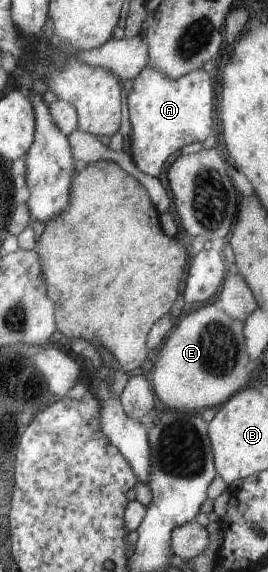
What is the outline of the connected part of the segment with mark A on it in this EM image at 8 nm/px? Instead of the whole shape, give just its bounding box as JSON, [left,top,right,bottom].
[124,65,217,177]

